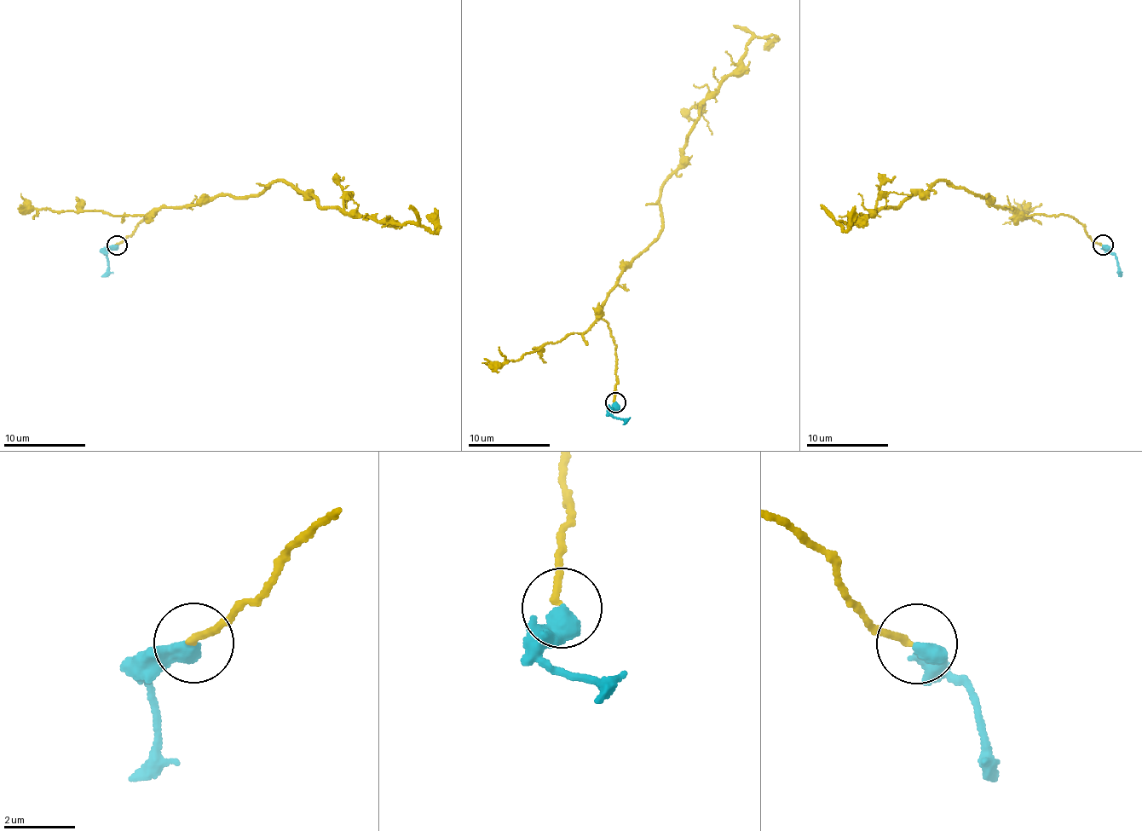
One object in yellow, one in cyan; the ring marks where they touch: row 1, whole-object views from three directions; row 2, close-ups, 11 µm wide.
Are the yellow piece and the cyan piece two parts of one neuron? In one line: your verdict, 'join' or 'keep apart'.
join

